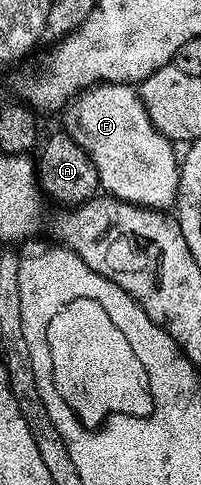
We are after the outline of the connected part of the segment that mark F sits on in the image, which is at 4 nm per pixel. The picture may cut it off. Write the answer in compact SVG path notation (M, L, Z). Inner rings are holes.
M99 83L79 92L63 109L63 129L91 157L97 170L97 181L104 194L140 207L169 209L177 202L181 169L175 157L173 140L159 131L147 117L140 94L127 83Z

